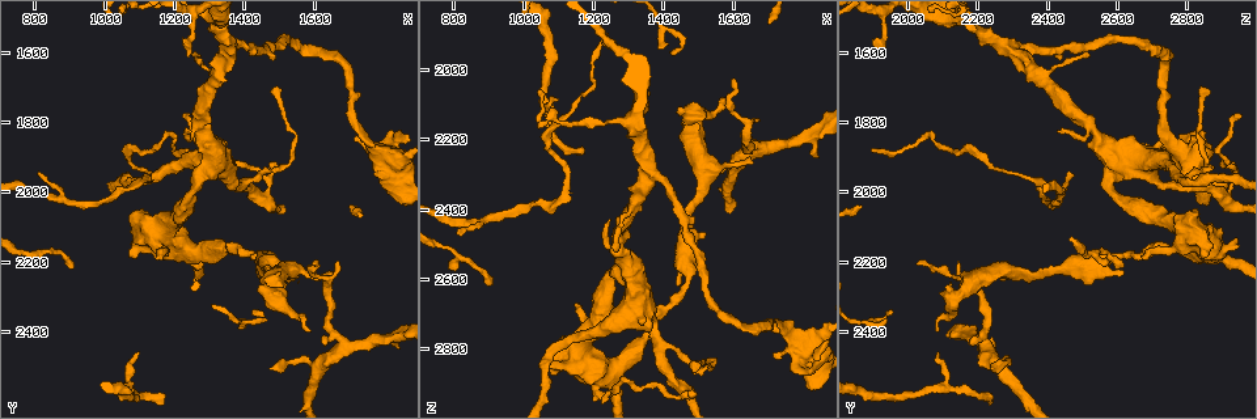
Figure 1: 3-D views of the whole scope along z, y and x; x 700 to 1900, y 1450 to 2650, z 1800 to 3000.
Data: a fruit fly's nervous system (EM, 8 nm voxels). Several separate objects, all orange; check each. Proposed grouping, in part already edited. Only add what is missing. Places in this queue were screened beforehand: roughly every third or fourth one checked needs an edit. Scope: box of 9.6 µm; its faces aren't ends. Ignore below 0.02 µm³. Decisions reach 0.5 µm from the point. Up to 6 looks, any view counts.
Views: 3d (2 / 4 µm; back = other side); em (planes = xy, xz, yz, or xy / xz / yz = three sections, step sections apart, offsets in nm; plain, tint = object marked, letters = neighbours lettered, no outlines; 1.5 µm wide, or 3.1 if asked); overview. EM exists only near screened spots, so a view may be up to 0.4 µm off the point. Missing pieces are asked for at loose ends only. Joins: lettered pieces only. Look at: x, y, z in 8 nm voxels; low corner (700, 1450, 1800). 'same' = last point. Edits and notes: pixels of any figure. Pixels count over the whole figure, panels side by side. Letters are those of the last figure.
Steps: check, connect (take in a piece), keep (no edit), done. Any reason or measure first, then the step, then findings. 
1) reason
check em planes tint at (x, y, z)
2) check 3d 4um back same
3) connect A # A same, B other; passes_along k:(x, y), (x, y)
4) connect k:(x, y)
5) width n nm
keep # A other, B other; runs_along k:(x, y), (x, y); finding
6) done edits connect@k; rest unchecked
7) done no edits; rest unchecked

tapers out
check em planes letters at (1170, 2580, 2230)

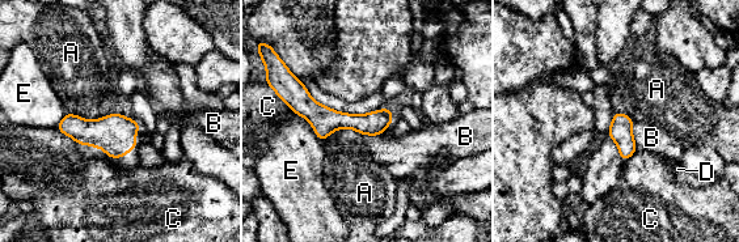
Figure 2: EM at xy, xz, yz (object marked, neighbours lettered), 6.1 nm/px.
width 140 nm
keep # A other, B other, C other, D other, E other; runs_along 2:(307, 114), (325, 120), (388, 120); no lettered piece goes on from it

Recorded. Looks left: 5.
branch stops here
check em planes letters at (1590, 2390, 2080)

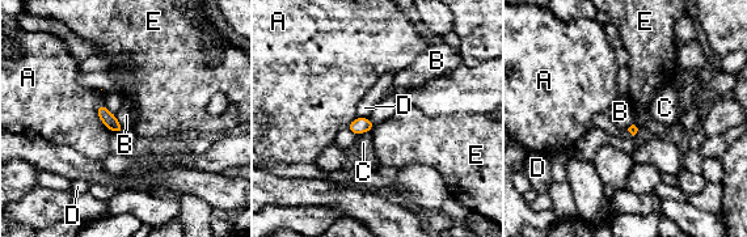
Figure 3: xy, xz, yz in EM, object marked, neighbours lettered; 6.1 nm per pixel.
keep # A other, B other, C other, D other, E other; border 3:(114, 114), (115, 119), (125, 128); none of them fits

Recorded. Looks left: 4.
tapers out
check 3d 4um at (1660, 2230, 2260)

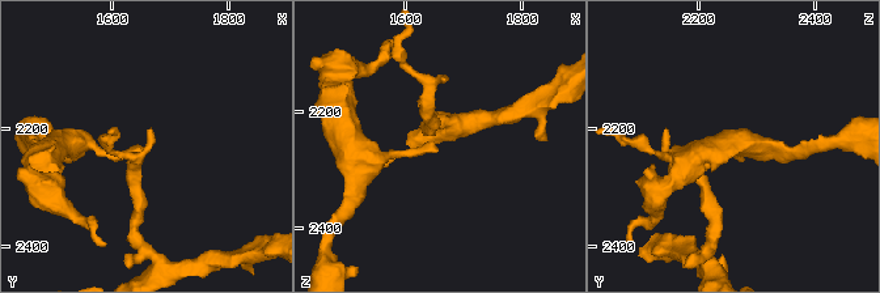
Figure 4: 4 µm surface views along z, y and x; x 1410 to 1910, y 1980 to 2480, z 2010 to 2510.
check em planes letters at (1655, 2235, 2265)

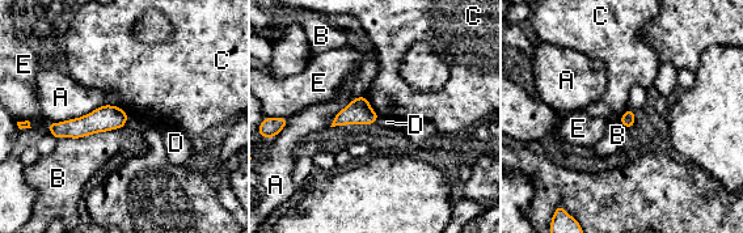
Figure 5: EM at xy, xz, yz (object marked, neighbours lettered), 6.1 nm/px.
keep # A other, B other, C other, D other, E other; border 5:(366, 97), (370, 106), (379, 114); none of them fits

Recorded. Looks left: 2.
done no edits; rest unchecked

